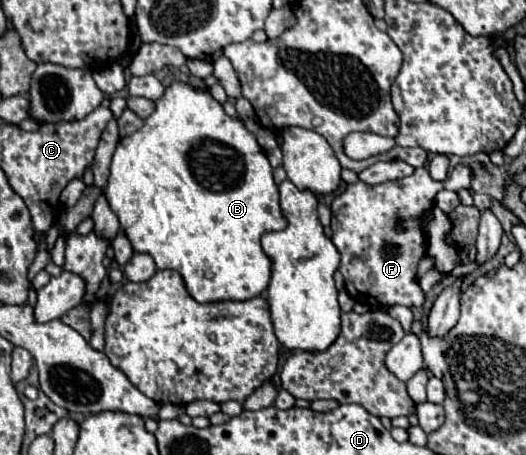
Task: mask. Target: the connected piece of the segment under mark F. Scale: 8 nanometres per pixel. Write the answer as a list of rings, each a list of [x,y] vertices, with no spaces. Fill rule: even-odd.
[[[416,167],[412,177],[368,185],[362,181],[348,183],[346,189],[334,197],[332,213],[338,221],[332,243],[342,255],[340,273],[344,275],[346,291],[354,301],[370,307],[420,307],[424,293],[414,281],[416,267],[424,257],[424,235],[418,227],[418,217],[432,209],[434,195],[444,189],[444,183],[434,181],[424,167]],[[396,217],[404,219],[404,229],[396,229]]]

